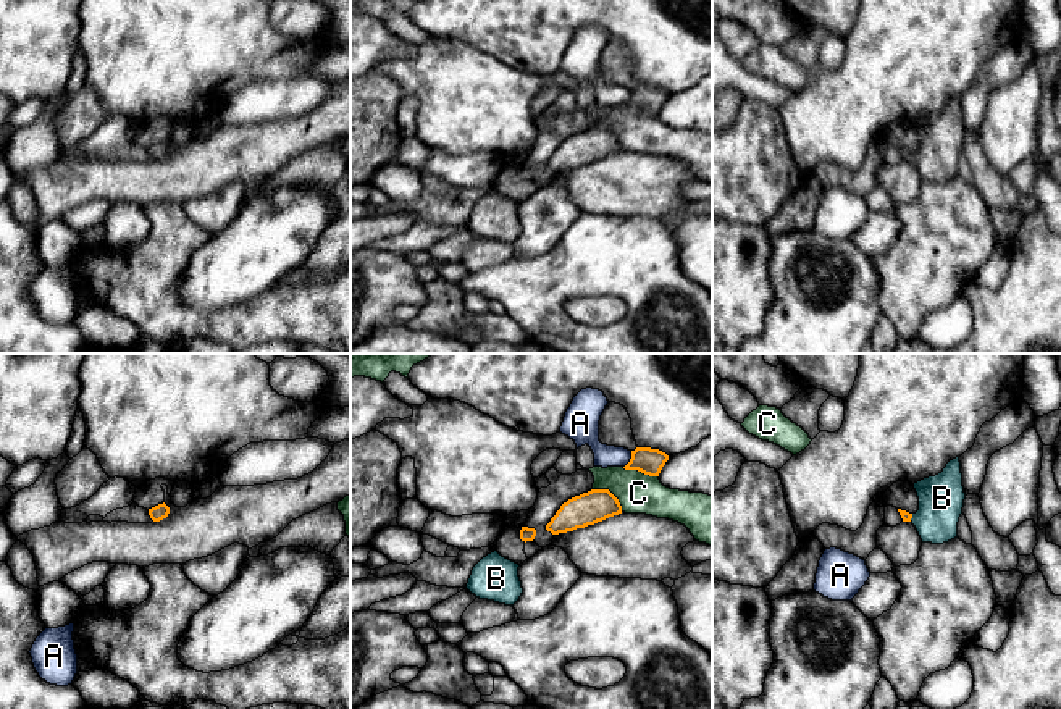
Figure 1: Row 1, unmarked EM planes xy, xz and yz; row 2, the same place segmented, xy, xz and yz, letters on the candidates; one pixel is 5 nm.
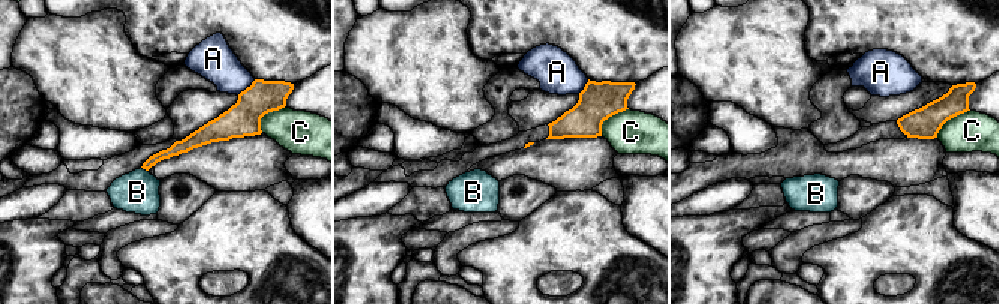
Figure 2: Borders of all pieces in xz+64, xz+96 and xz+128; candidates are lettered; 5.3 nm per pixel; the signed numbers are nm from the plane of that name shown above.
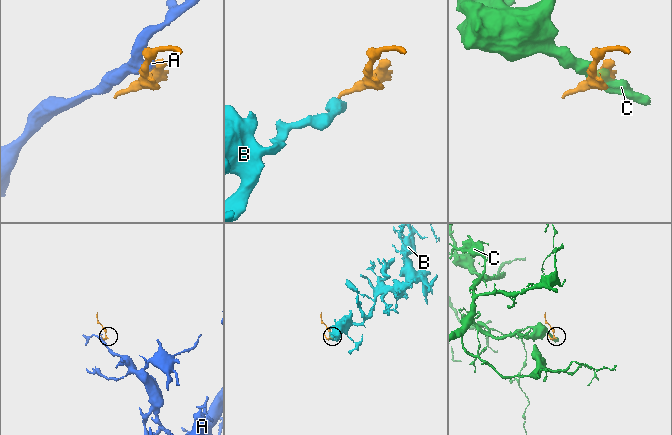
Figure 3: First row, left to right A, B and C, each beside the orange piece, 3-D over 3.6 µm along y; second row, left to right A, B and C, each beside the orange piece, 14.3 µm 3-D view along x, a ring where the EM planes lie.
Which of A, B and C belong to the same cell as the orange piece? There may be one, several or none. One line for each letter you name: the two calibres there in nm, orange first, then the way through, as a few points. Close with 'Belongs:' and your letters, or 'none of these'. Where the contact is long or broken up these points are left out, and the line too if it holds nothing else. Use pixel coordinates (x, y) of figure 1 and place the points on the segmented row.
B: calibres 50 and 220 nm; way yz (906, 517), (911, 517), (922, 517), (942, 498)
Belongs: B

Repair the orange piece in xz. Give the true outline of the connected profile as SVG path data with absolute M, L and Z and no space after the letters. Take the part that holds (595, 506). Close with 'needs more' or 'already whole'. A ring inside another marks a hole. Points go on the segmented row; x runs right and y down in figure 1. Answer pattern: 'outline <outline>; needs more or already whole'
outline M591 489L564 502L546 530L552 535L567 533L619 514L622 506L609 489Z; already whole

